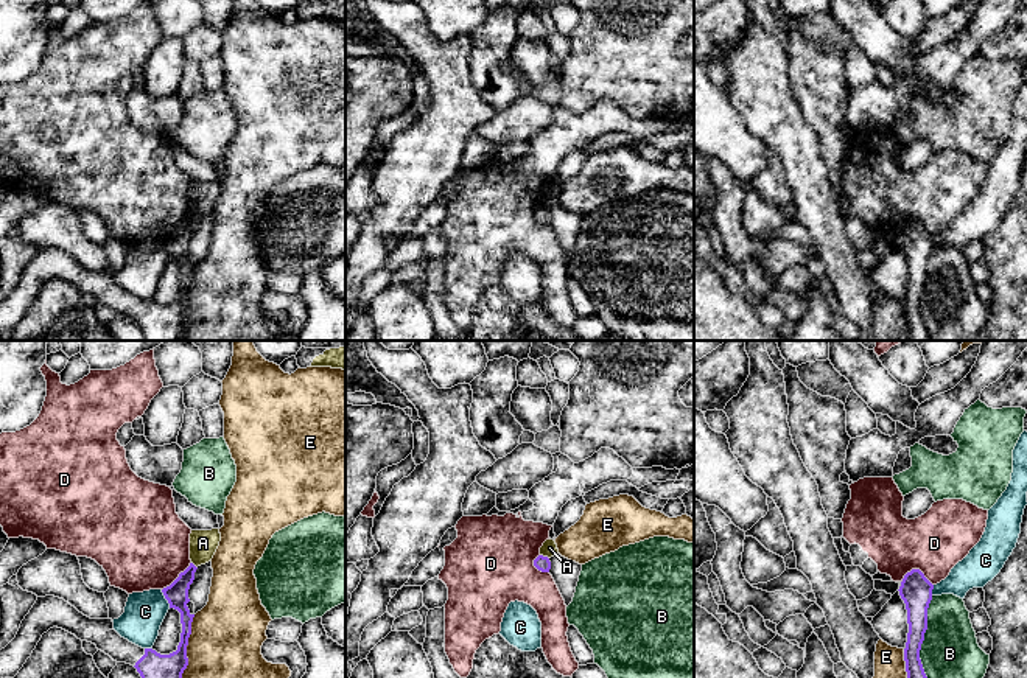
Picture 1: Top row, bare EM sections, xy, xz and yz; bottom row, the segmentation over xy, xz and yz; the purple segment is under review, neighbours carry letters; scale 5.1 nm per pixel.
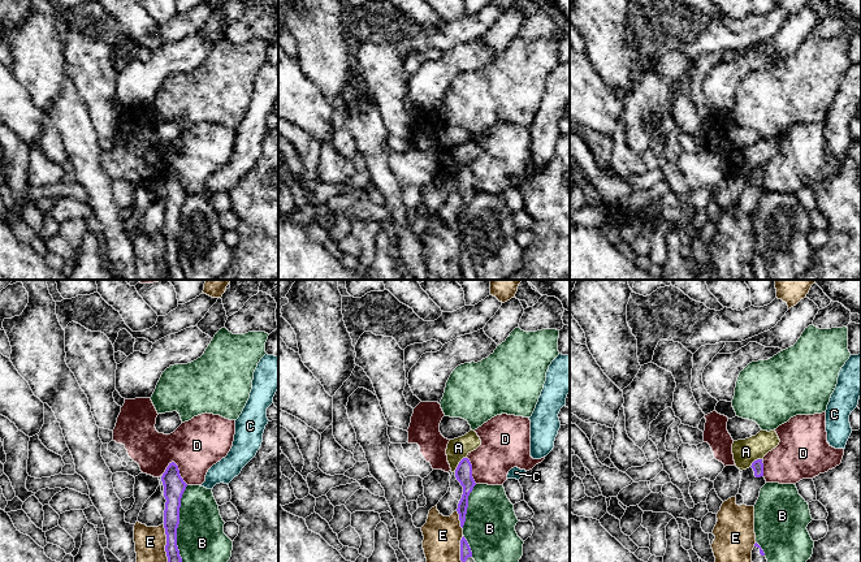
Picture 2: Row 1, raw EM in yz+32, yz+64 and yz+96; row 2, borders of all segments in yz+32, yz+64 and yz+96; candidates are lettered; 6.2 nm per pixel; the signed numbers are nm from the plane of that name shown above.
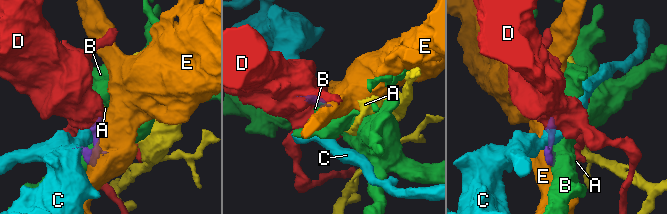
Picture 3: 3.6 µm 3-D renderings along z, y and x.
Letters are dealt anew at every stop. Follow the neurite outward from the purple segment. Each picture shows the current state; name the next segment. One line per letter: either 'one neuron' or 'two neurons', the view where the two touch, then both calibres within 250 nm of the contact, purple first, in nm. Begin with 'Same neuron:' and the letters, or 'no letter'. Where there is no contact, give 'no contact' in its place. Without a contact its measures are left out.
Same neuron: no letter
A: two neurons | xz | 80/80 nm
B: two neurons | yz | 160/320 nm
C: two neurons | xy | 120/200 nm
D: two neurons | yz | 170/320 nm
E: two neurons | xy | 200/420 nm

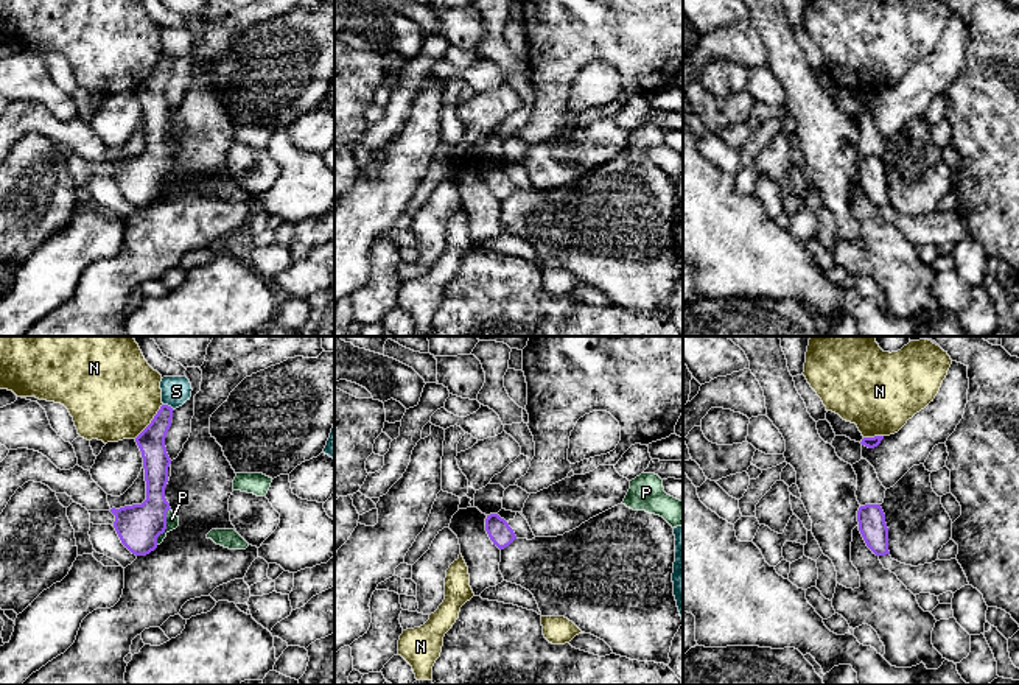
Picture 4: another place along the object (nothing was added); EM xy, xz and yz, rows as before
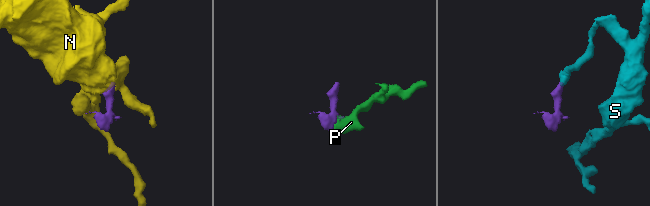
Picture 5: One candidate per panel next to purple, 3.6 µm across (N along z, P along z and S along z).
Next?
Same neuron: P
N: two neurons | xy | 140/480 nm
P: one neuron | xy | 220/60 nm
S: two neurons | xy | 140/150 nm

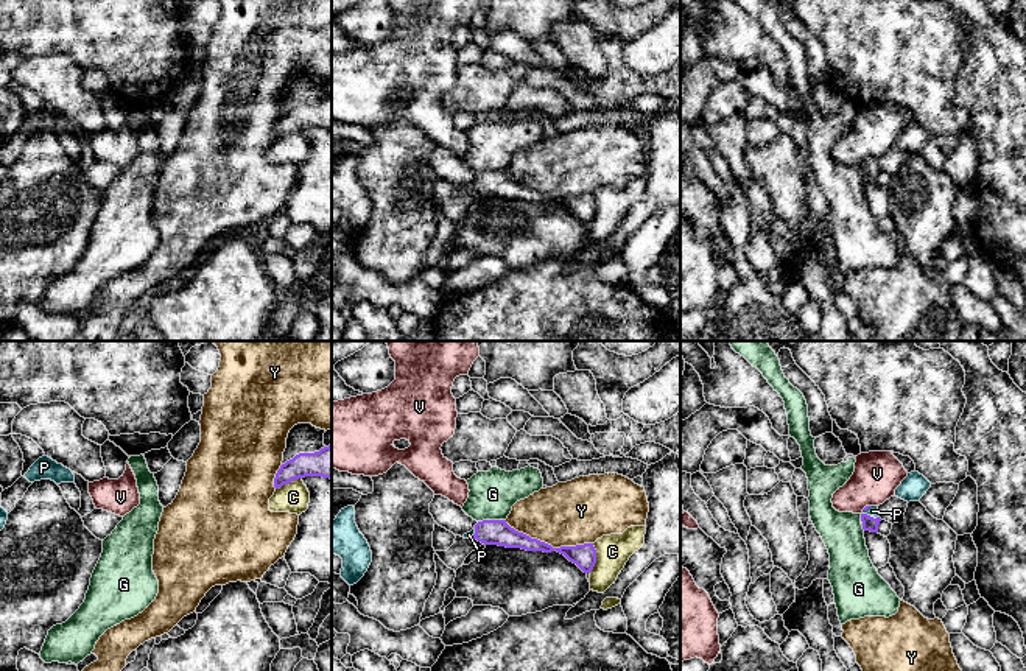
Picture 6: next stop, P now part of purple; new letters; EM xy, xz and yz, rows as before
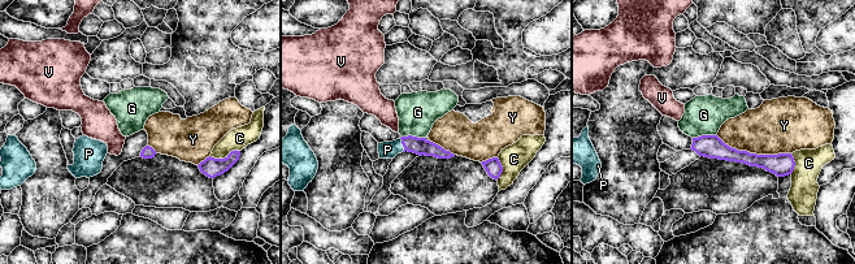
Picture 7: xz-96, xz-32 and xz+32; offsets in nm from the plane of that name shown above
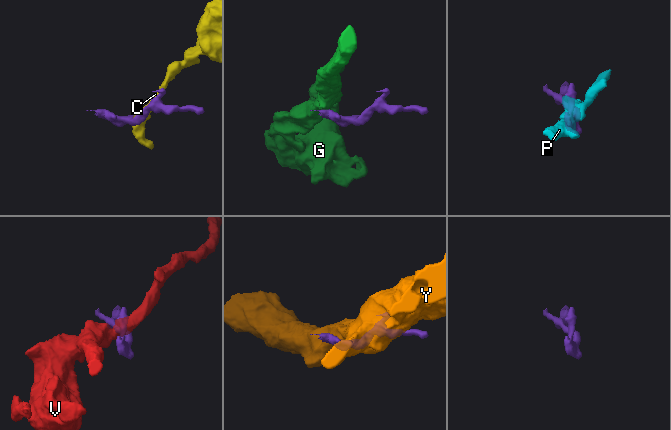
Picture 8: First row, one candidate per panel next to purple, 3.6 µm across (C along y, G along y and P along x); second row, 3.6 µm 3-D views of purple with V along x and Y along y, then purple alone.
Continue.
Same neuron: P
C: two neurons | xz | 120/180 nm
G: two neurons | xz | 130/240 nm
P: one neuron | yz | 80/60 nm
V: two neurons | yz | 20/240 nm
Y: two neurons | xz | 120/340 nm

